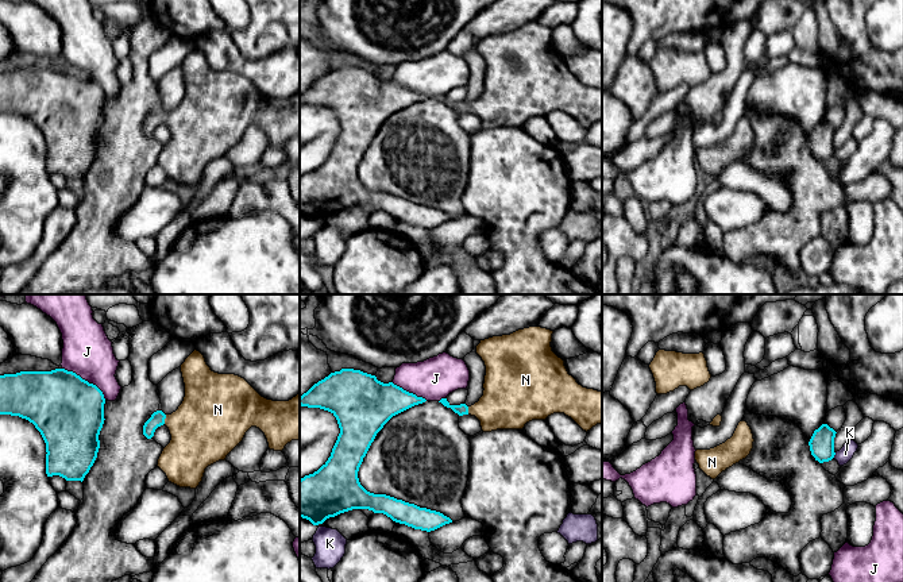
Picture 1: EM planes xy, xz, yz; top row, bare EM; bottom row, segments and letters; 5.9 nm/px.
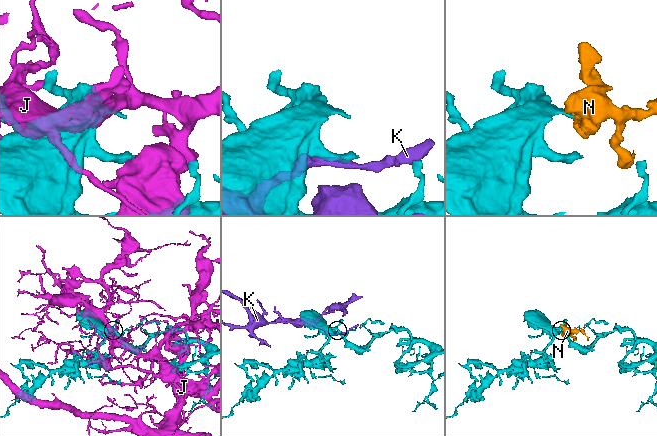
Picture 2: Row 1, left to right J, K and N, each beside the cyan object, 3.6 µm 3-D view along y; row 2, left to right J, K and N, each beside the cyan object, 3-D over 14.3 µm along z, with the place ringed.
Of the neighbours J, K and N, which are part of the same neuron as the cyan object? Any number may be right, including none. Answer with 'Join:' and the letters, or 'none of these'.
Join: N

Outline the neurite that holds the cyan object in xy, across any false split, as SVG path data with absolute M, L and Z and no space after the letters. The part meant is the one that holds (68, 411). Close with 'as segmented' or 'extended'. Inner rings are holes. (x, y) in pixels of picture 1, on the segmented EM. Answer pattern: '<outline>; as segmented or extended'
M73 371L0 375L0 415L28 420L46 443L46 474L84 481L100 448L103 392Z; as segmented

